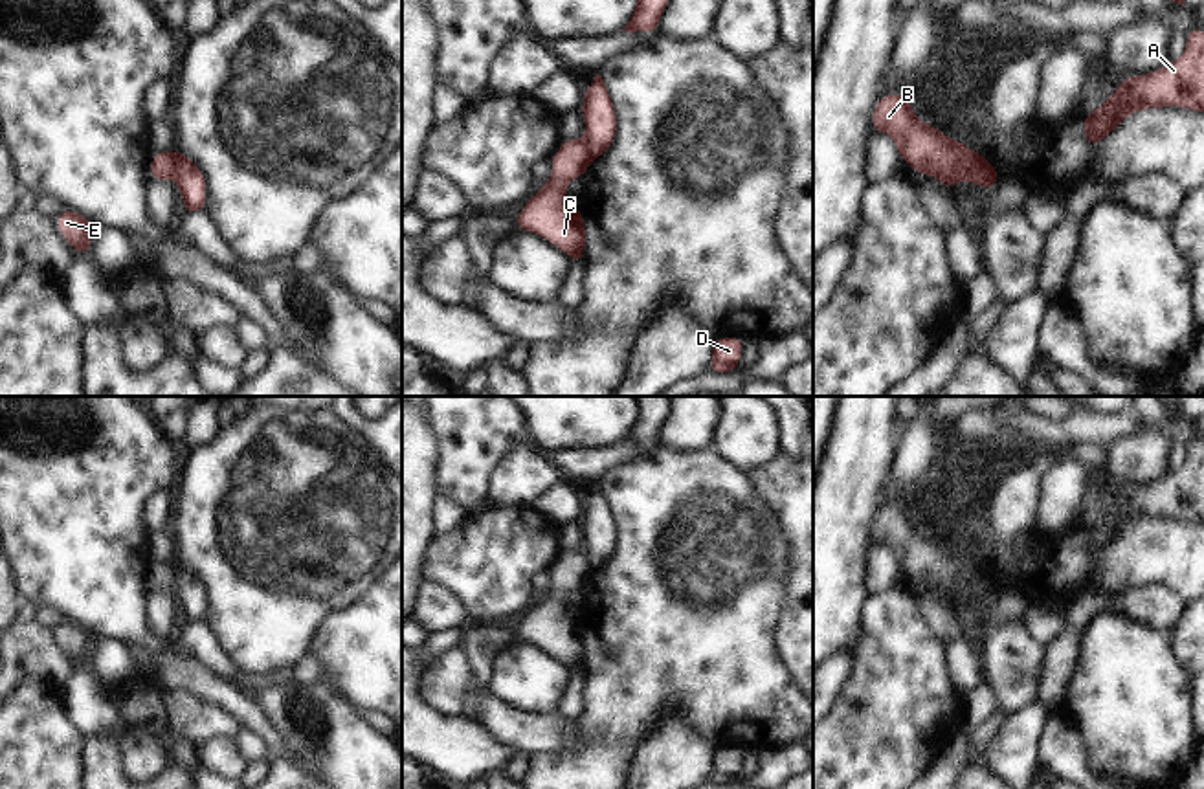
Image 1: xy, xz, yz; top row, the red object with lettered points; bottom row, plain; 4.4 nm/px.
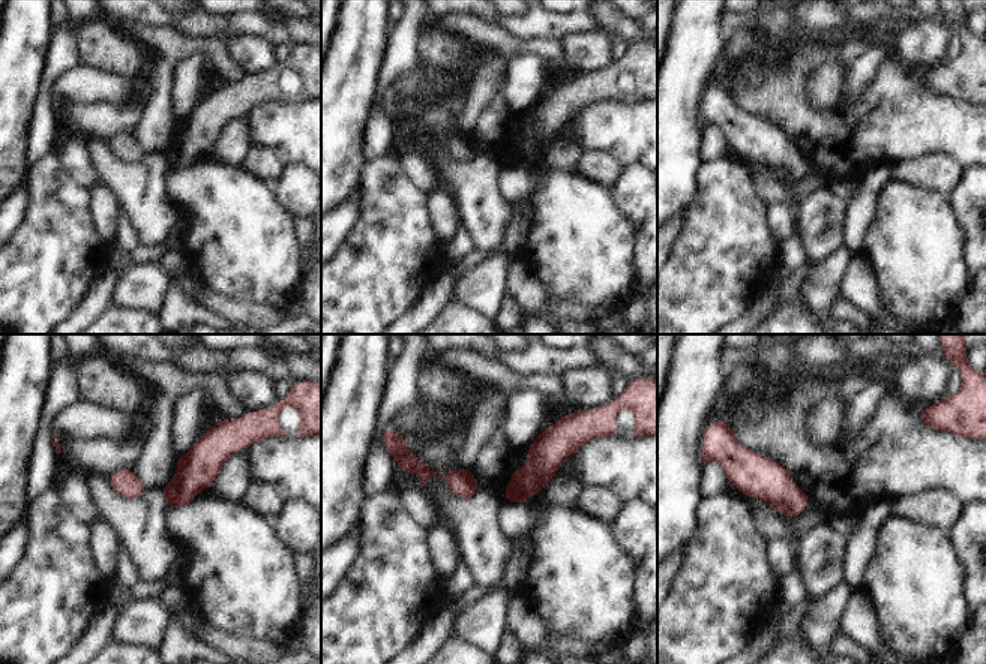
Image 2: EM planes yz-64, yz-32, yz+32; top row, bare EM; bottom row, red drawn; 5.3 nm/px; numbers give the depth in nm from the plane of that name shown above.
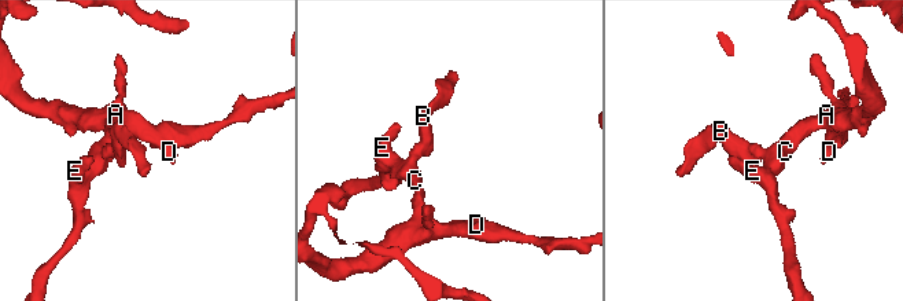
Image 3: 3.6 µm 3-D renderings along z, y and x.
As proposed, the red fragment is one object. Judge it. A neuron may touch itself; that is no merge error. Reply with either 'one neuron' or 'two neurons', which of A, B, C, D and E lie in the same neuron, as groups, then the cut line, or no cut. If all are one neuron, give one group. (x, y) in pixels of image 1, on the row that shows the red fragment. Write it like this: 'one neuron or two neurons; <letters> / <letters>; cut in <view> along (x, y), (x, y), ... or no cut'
two neurons; A C D E / B; cut in yz along (971, 153), (973, 171), (990, 188)

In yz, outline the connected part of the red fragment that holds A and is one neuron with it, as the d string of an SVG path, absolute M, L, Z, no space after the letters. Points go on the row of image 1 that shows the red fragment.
M1204 31L1184 33L1187 48L1178 61L1169 61L1147 75L1121 79L1118 90L1085 116L1090 147L1103 141L1127 116L1145 108L1182 106L1204 112Z

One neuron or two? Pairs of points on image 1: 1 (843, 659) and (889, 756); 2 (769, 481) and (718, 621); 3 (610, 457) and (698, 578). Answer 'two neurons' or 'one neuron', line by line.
1: two neurons
2: two neurons
3: two neurons

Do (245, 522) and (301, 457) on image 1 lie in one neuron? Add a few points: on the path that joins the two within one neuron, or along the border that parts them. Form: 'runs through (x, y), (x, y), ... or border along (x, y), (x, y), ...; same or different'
runs through (261, 505), (292, 474); same

